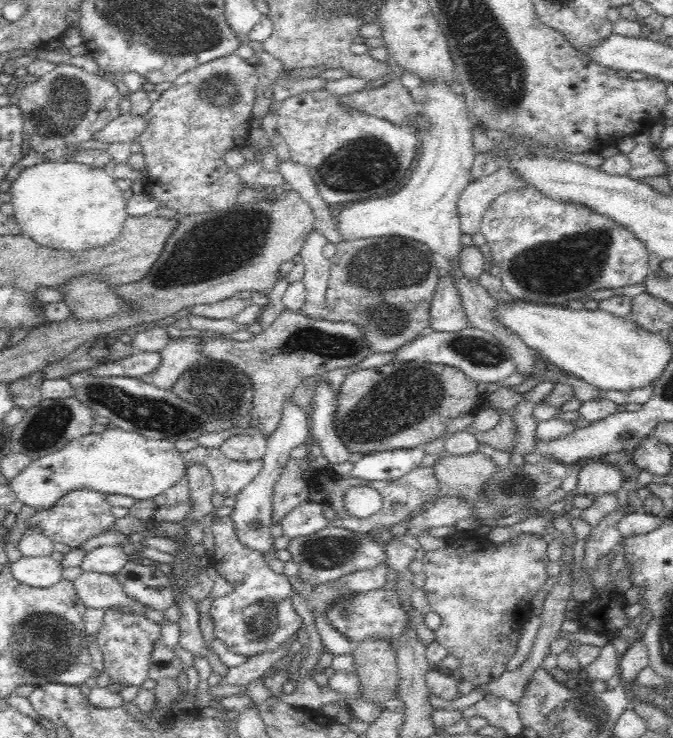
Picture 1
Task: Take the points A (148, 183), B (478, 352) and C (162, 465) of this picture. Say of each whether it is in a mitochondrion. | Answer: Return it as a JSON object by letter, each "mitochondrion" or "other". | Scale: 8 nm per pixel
{"A":"other","B":"mitochondrion","C":"other"}

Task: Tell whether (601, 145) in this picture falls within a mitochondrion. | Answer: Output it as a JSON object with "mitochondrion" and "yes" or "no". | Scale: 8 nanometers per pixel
{"mitochondrion":"no"}

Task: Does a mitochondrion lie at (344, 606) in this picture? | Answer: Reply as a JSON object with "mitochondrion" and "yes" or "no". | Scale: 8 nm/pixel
{"mitochondrion":"yes"}

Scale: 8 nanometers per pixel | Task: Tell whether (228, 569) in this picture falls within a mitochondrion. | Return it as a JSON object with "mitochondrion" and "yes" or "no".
{"mitochondrion":"no"}

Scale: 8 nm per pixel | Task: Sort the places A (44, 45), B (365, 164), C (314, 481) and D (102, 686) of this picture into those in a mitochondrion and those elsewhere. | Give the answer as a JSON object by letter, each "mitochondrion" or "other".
{"A":"other","B":"mitochondrion","C":"other","D":"other"}

